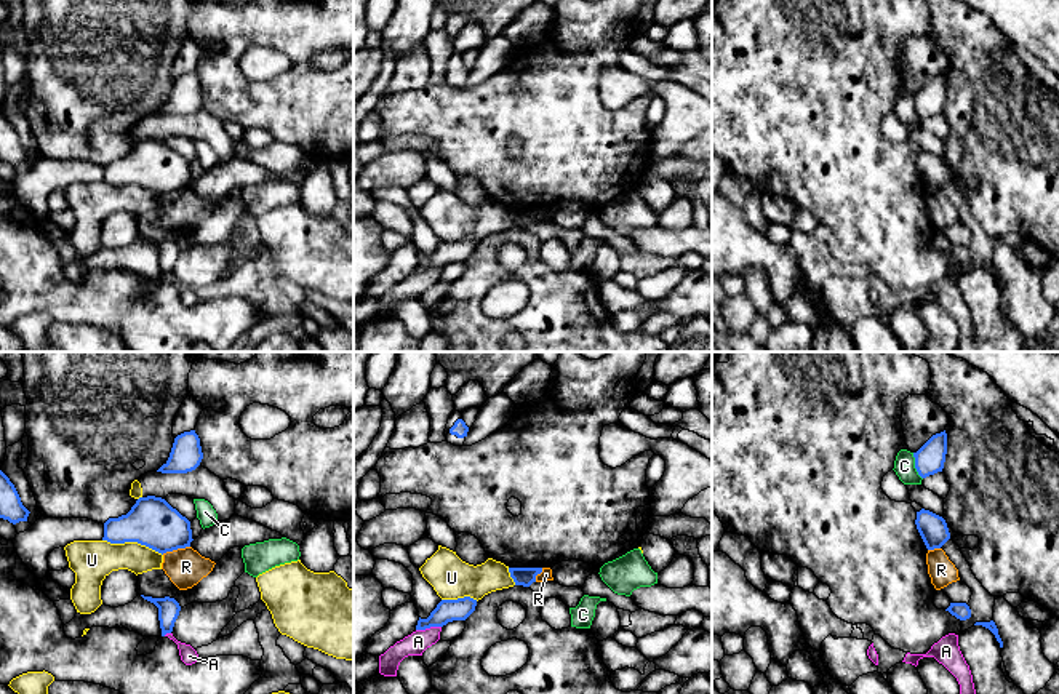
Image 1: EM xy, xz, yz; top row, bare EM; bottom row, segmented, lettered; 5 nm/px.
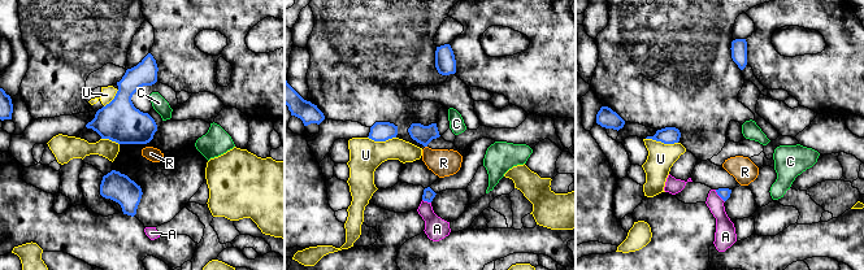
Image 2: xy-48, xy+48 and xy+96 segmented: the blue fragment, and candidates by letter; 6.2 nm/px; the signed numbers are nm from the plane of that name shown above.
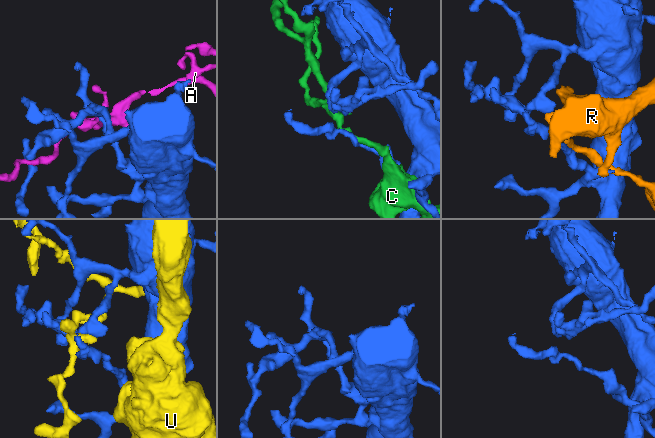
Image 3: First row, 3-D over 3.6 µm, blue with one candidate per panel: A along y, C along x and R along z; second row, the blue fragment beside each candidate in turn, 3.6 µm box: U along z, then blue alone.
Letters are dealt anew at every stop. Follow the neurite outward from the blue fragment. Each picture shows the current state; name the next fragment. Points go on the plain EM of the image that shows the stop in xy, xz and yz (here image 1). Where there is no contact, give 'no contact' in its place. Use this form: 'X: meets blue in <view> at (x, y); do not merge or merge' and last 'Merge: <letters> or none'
A: meets blue in xz at (427, 269); do not merge
C: meets blue in yz at (915, 107); do not merge
R: meets blue in xy at (175, 191); do not merge
U: meets blue in xy at (133, 183); do not merge
Merge: none

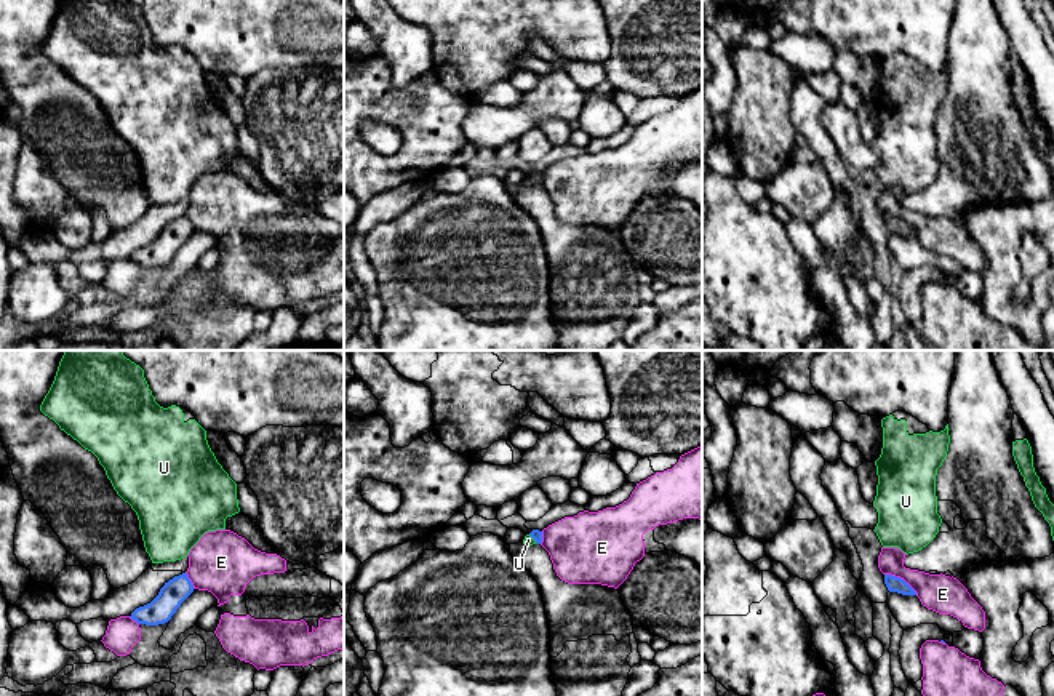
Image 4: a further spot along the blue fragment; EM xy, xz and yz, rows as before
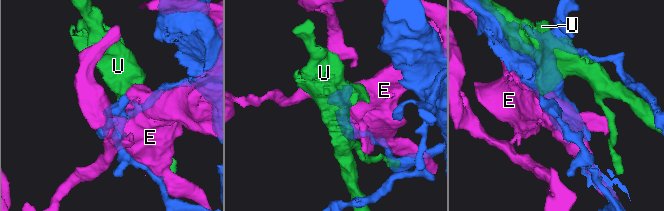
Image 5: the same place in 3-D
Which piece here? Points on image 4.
E: meets blue in yz at (899, 220); do not merge
U: meets blue in xz at (533, 180); do not merge
Merge: none

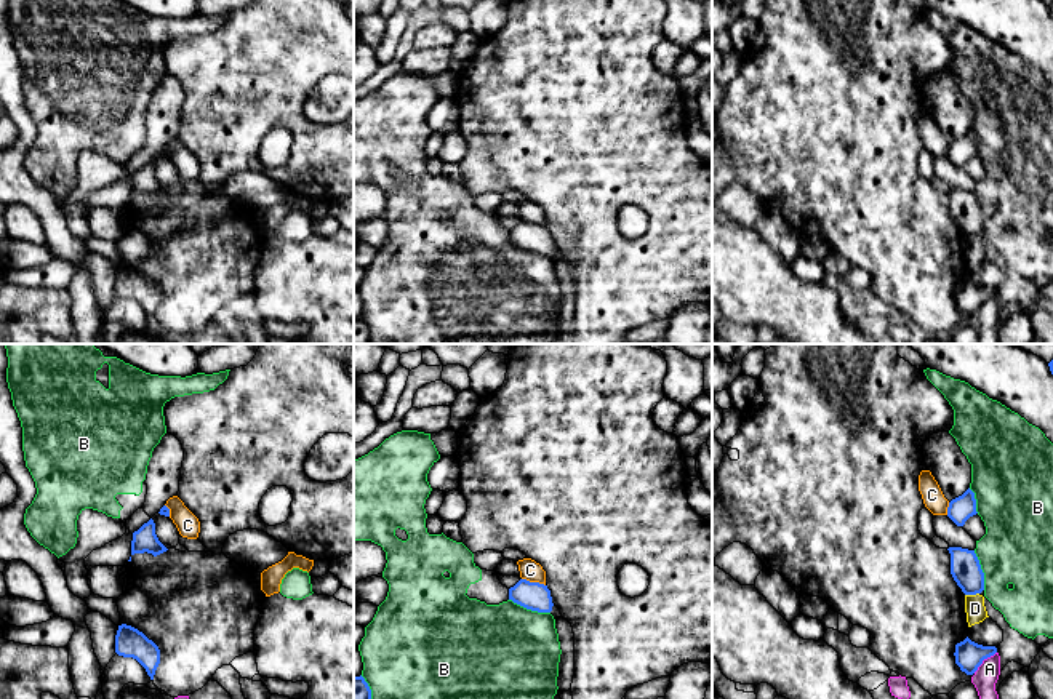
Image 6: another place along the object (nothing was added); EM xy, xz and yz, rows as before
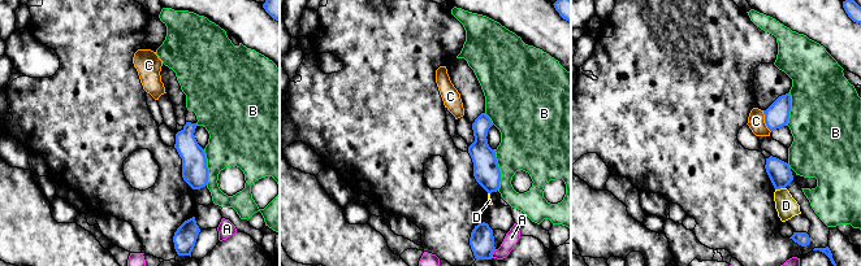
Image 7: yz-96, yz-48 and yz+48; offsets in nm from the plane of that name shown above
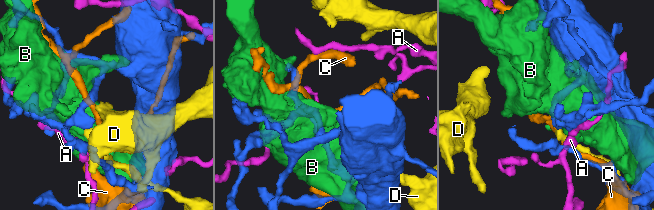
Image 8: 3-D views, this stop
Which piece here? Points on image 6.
A: meets blue in yz at (983, 301); do not merge
B: meets blue in xz at (530, 250); do not merge
C: meets blue in xz at (533, 224); do not merge
D: meets blue in yz at (972, 235); do not merge
Merge: none

